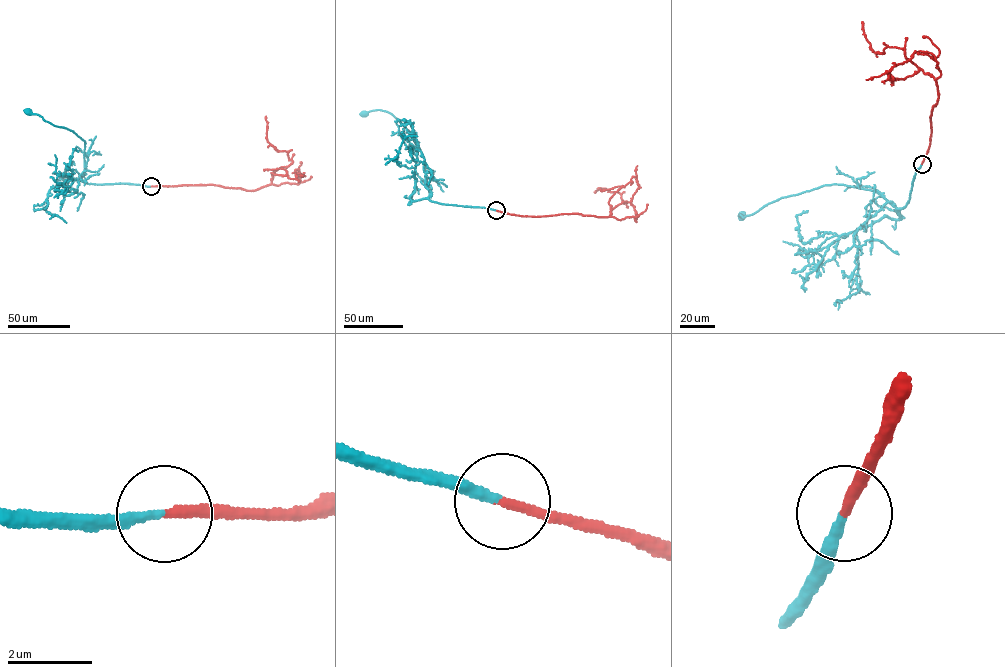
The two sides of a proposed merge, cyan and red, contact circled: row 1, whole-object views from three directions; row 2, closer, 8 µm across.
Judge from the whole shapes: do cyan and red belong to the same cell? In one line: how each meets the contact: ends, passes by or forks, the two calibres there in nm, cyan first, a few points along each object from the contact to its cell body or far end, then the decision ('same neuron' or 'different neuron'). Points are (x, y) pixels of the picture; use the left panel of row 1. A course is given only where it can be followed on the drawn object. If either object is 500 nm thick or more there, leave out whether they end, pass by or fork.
cyan ends there; red ends there; 240 nm thick on the cyan side, 220 nm on the other; cyan runs (151, 186), (84, 182), (81, 179), (84, 140), (73, 131), (28, 112); red runs (151, 186), (213, 185), (253, 191), (269, 185), (274, 172), (293, 161), (267, 140), (266, 116); same neuron

